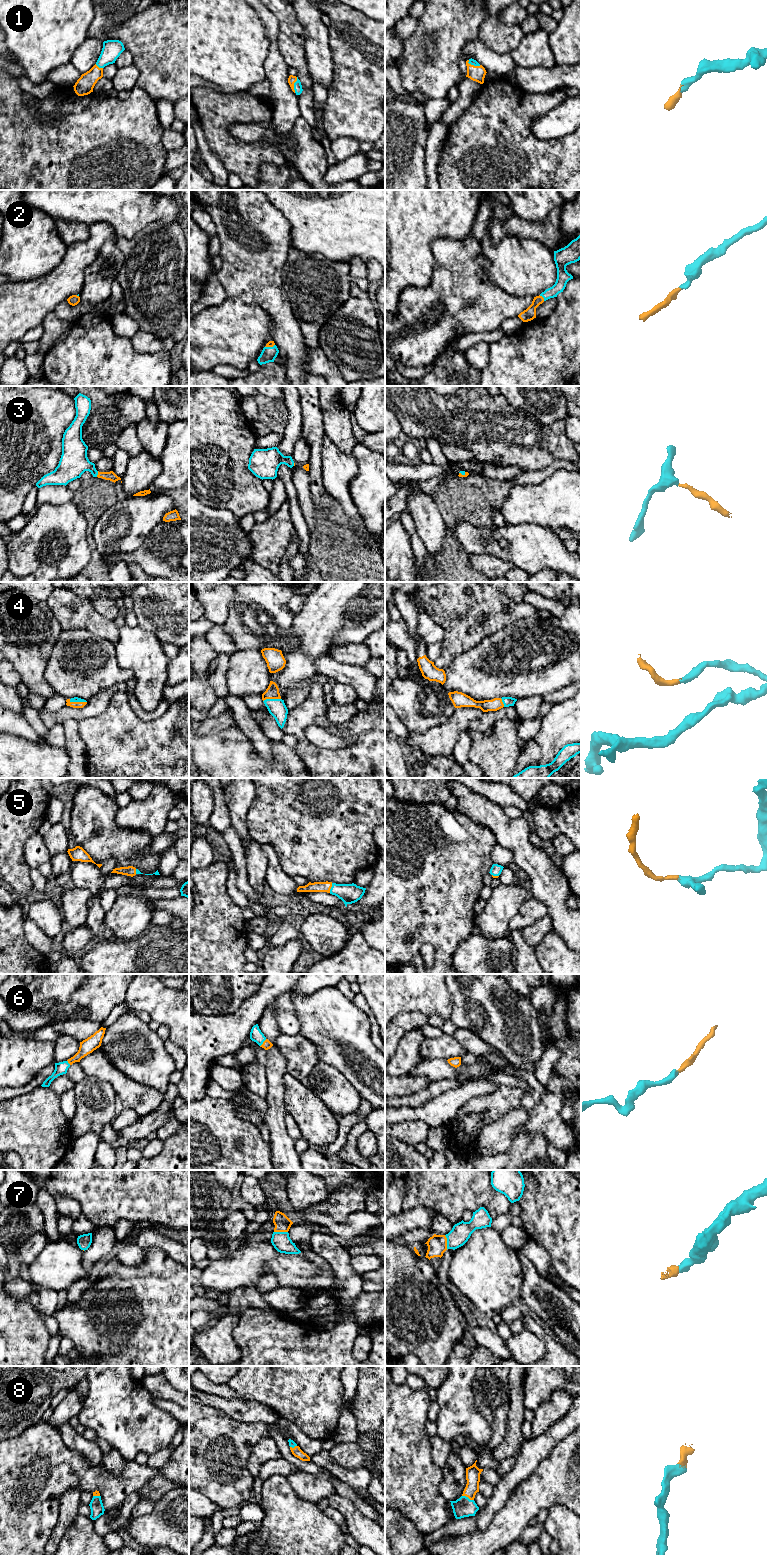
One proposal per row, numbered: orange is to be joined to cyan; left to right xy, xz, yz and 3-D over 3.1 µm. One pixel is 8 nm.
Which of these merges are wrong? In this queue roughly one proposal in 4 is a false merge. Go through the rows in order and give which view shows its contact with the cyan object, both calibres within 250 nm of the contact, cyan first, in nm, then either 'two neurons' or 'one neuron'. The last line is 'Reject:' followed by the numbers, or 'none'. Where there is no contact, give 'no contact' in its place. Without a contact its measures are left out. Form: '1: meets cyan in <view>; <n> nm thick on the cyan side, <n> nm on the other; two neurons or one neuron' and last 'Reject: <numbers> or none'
1: meets cyan in xz; 70 nm thick on the cyan side, 70 nm on the other; one neuron
2: meets cyan in yz; 100 nm thick on the cyan side, 100 nm on the other; one neuron
3: meets cyan in xy; 220 nm thick on the cyan side, 70 nm on the other; one neuron
4: meets cyan in xy; 50 nm thick on the cyan side, 50 nm on the other; one neuron
5: meets cyan in xz; 160 nm thick on the cyan side, 80 nm on the other; one neuron
6: meets cyan in xz; 100 nm thick on the cyan side, 70 nm on the other; one neuron
7: meets cyan in xz; 150 nm thick on the cyan side, 130 nm on the other; one neuron
8: meets cyan in yz; 160 nm thick on the cyan side, 110 nm on the other; one neuron
Reject: none

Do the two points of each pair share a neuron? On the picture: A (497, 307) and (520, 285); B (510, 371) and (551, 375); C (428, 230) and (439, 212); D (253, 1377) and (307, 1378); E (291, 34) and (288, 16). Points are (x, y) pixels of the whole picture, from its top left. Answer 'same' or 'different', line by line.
A: different
B: same
C: same
D: same
E: same

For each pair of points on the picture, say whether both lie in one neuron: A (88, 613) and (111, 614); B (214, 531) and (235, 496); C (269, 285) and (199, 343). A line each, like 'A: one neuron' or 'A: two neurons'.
A: two neurons
B: two neurons
C: two neurons

